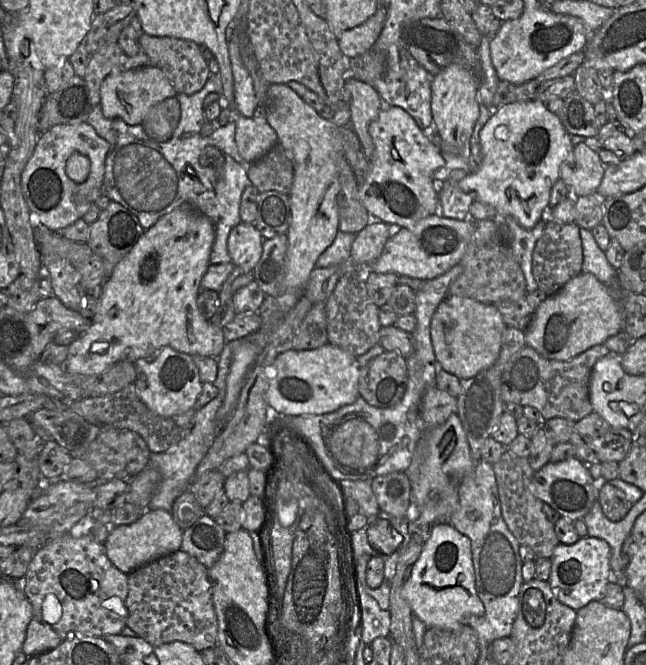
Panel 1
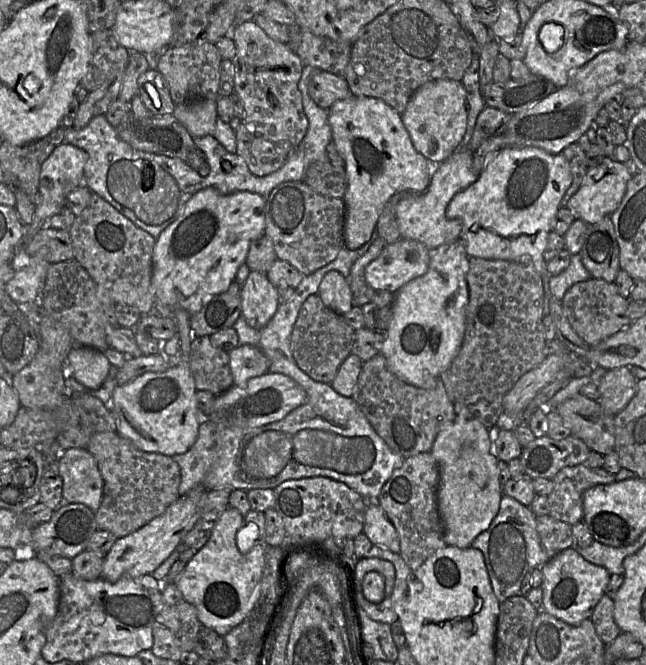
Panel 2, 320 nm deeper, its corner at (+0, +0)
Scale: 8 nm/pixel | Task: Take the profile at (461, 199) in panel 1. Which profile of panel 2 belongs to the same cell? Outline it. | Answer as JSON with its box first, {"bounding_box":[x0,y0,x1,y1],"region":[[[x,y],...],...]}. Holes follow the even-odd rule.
{"bounding_box":[381,241,469,389],"region":[[[462,241],[443,244],[430,250],[430,254],[427,272],[394,294],[392,318],[384,332],[381,349],[389,371],[404,382],[423,389],[434,388],[440,375],[457,356],[464,338],[469,302],[466,281],[469,256]]]}

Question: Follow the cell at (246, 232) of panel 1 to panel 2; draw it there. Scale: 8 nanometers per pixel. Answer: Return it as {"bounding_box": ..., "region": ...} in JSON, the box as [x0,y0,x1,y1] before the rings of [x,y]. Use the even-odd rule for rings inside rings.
{"bounding_box":[241,271,279,329],"region":[[[250,271],[241,290],[241,313],[254,329],[264,328],[279,306],[277,288],[267,275]]]}

